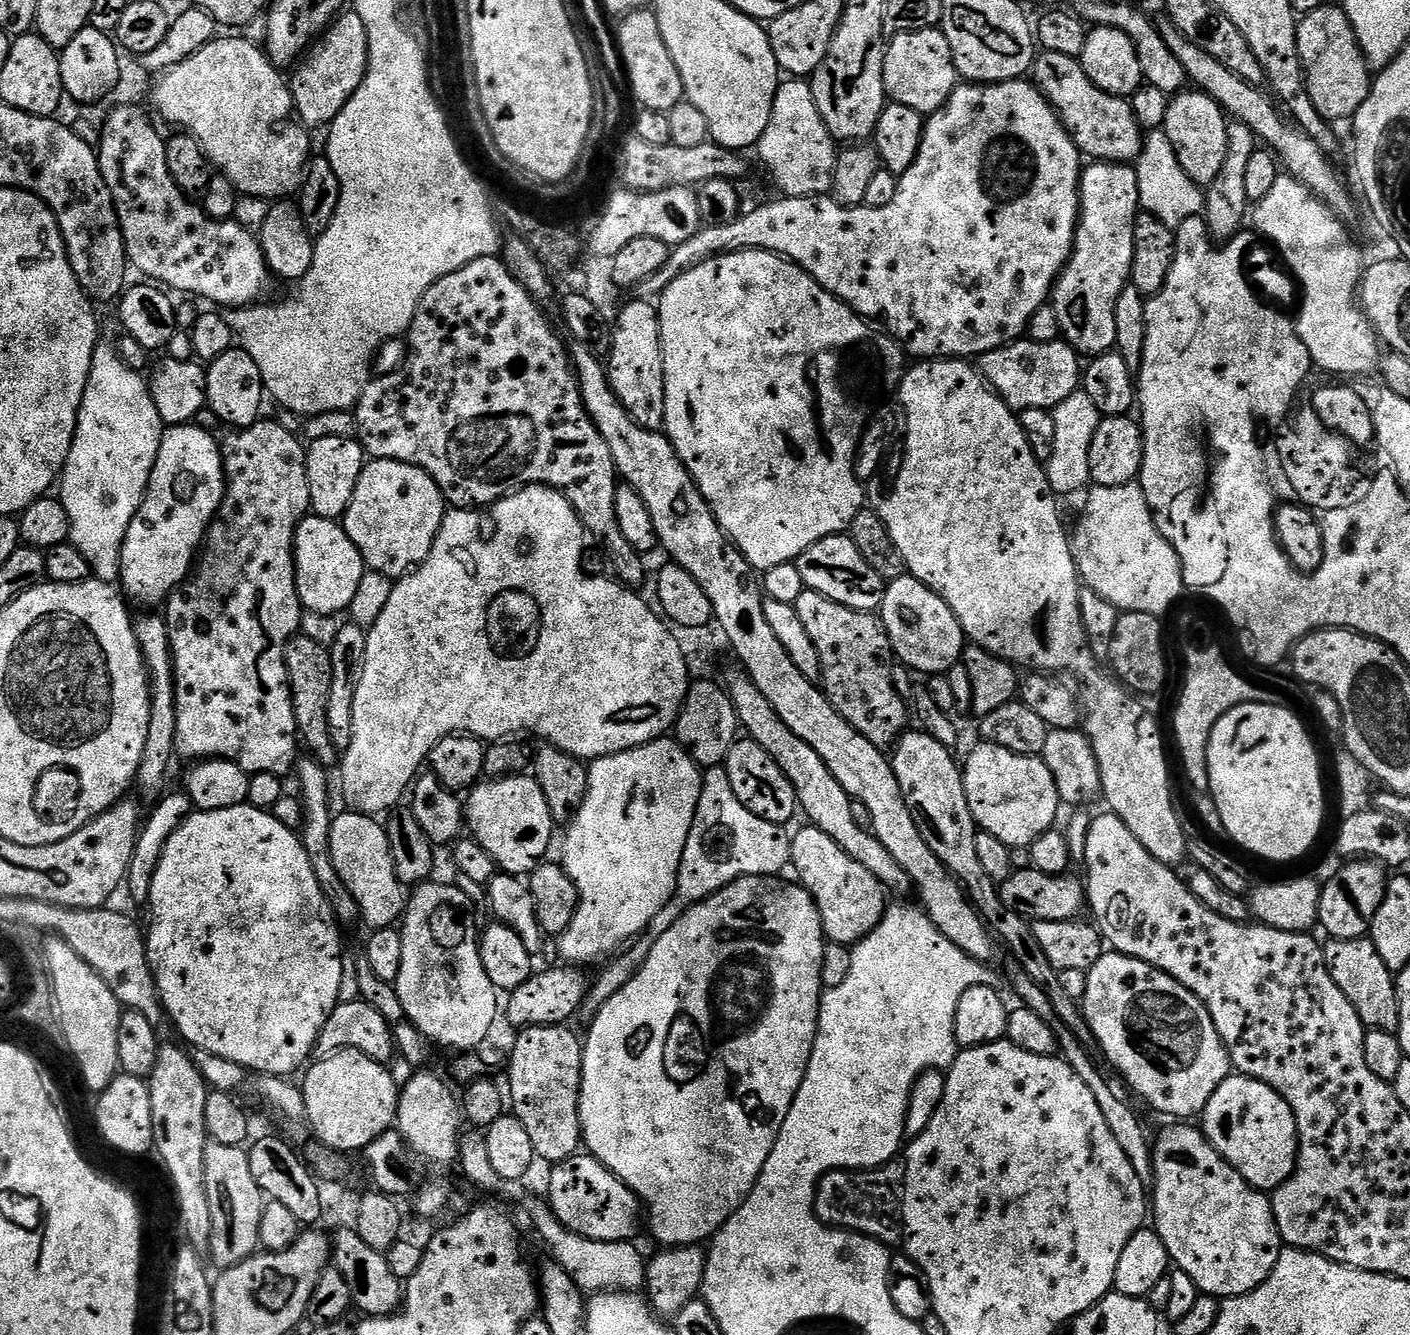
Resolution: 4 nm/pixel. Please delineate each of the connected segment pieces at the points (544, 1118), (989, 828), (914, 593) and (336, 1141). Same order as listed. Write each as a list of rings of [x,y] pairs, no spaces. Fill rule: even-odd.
[[[550,1024],[523,1029],[506,1060],[506,1092],[510,1097],[511,1115],[526,1126],[537,1157],[541,1161],[544,1159],[548,1166],[562,1163],[582,1148],[580,1083],[584,1050],[581,1037],[576,1037],[568,1028]]]
[[[987,742],[977,743],[977,748],[968,756],[968,761],[963,761],[962,771],[964,774],[964,789],[966,790],[966,802],[970,802],[970,814],[974,818],[977,829],[986,834],[994,834],[994,838],[999,838],[1001,842],[1006,842],[1006,846],[1010,849],[1029,848],[1030,845],[1037,840],[1044,832],[1049,831],[1053,827],[1052,824],[1056,820],[1056,815],[1062,811],[1060,803],[1060,795],[1058,794],[1058,786],[1054,786],[1054,778],[1050,774],[1050,770],[1046,766],[1044,759],[1038,756],[1023,756],[1022,754],[1014,754],[1014,750],[1002,750],[1002,746],[994,746]]]
[[[905,574],[891,581],[884,589],[878,615],[892,643],[895,659],[913,673],[947,674],[954,665],[961,663],[966,647],[962,626],[958,618],[954,618],[954,610],[950,610],[950,606],[946,606],[944,599],[934,590],[927,588],[921,580],[915,580],[910,574]]]
[[[349,1048],[333,1052],[332,1055],[317,1059],[315,1062],[316,1065],[313,1063],[303,1073],[303,1076],[305,1075],[304,1084],[302,1083],[304,1110],[306,1120],[312,1123],[312,1132],[316,1135],[313,1137],[325,1148],[341,1154],[359,1153],[366,1146],[370,1146],[370,1142],[377,1140],[380,1135],[395,1125],[396,1107],[400,1101],[401,1089],[396,1085],[385,1065],[374,1062],[374,1058],[366,1058],[366,1054],[358,1050]]]

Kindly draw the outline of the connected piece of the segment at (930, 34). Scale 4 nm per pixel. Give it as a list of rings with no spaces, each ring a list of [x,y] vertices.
[[[939,27],[897,32],[884,49],[884,95],[893,104],[910,106],[927,118],[938,111],[956,89],[958,77],[950,42]]]

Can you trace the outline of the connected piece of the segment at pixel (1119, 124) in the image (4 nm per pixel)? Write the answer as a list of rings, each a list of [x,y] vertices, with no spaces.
[[[1041,51],[1032,62],[1030,80],[1048,99],[1085,157],[1106,164],[1132,164],[1139,158],[1146,132],[1134,118],[1131,103],[1125,97],[1098,90],[1077,57]]]

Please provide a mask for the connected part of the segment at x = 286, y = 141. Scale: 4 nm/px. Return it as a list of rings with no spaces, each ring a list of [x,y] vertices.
[[[217,38],[163,73],[155,81],[150,101],[166,123],[181,124],[181,129],[200,143],[213,169],[226,177],[240,196],[280,202],[299,193],[304,170],[314,152],[309,129],[294,115],[289,81],[280,74],[281,69],[268,59],[265,49],[253,41]]]

